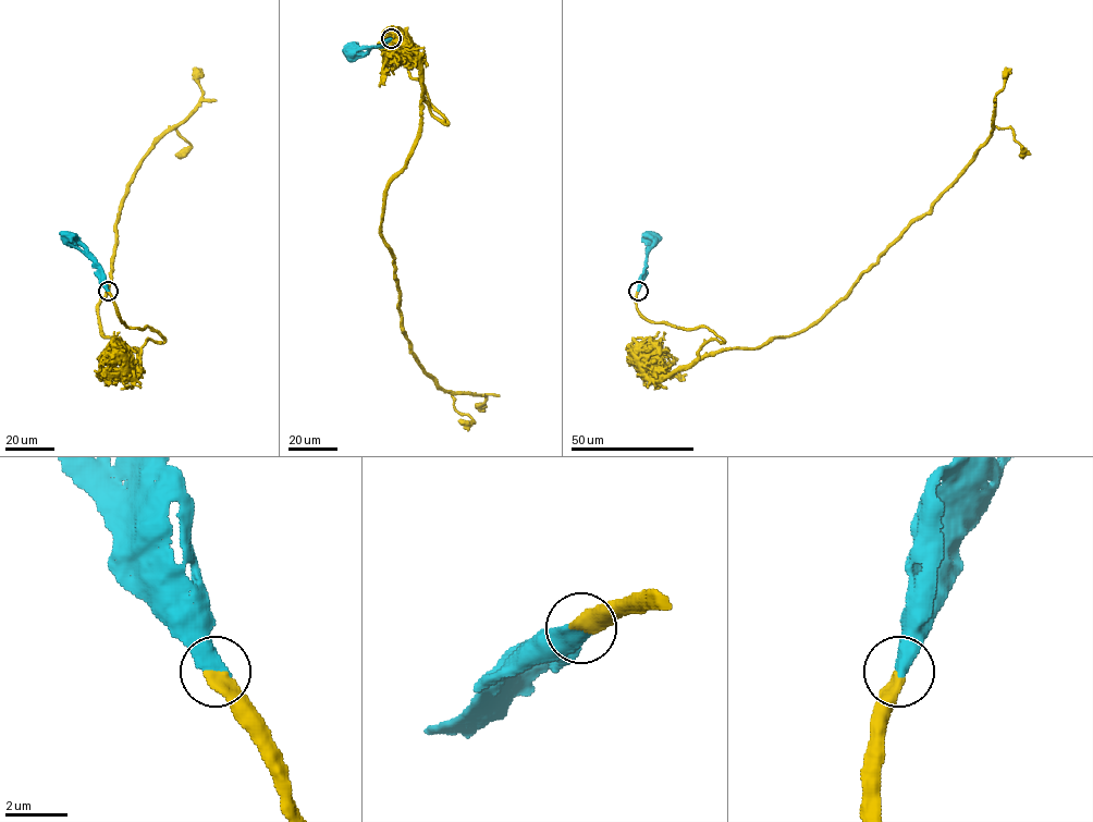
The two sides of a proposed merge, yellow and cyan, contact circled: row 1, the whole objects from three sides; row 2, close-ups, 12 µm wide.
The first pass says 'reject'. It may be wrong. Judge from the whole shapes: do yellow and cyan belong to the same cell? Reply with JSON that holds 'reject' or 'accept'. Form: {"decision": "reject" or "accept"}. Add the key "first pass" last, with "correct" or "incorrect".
{"decision": "accept", "first pass": "incorrect"}

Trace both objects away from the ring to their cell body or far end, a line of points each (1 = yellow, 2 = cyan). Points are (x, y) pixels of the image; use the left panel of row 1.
1: (107, 291), (123, 323), (164, 341), (138, 357), (101, 333), (98, 304), (127, 183), (198, 103), (193, 69)
2: (107, 291), (106, 277), (96, 259), (70, 234), (69, 236)

